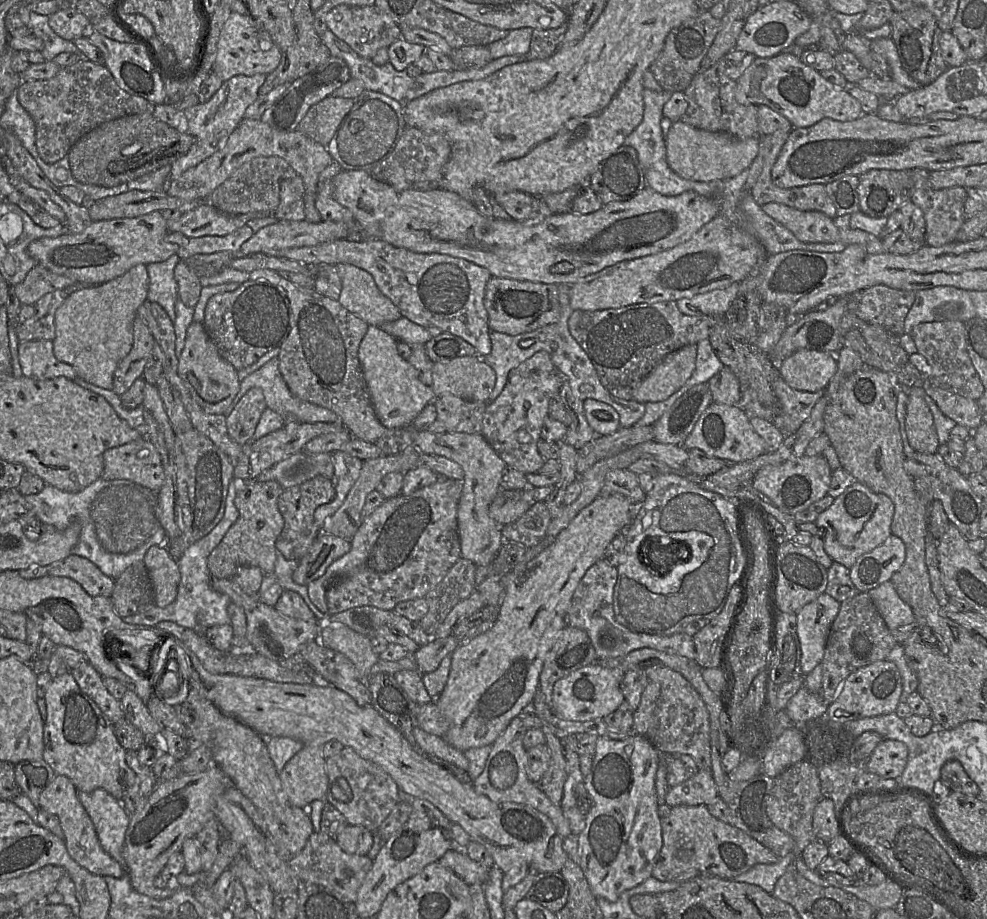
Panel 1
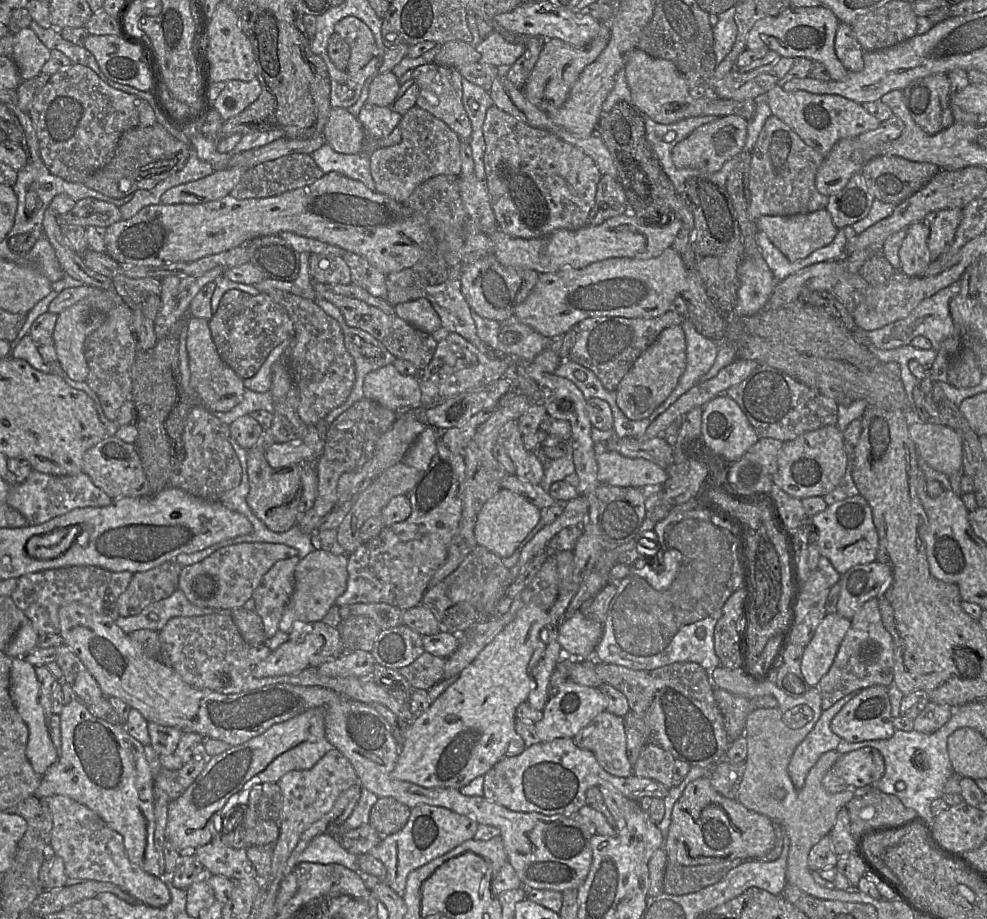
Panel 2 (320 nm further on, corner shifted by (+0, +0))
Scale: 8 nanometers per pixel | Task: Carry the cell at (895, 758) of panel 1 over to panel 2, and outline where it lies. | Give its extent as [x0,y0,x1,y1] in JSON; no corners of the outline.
[833,747,885,789]

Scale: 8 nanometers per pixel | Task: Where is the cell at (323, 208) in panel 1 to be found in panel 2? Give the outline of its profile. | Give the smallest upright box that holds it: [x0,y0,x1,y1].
[343,251,386,299]

